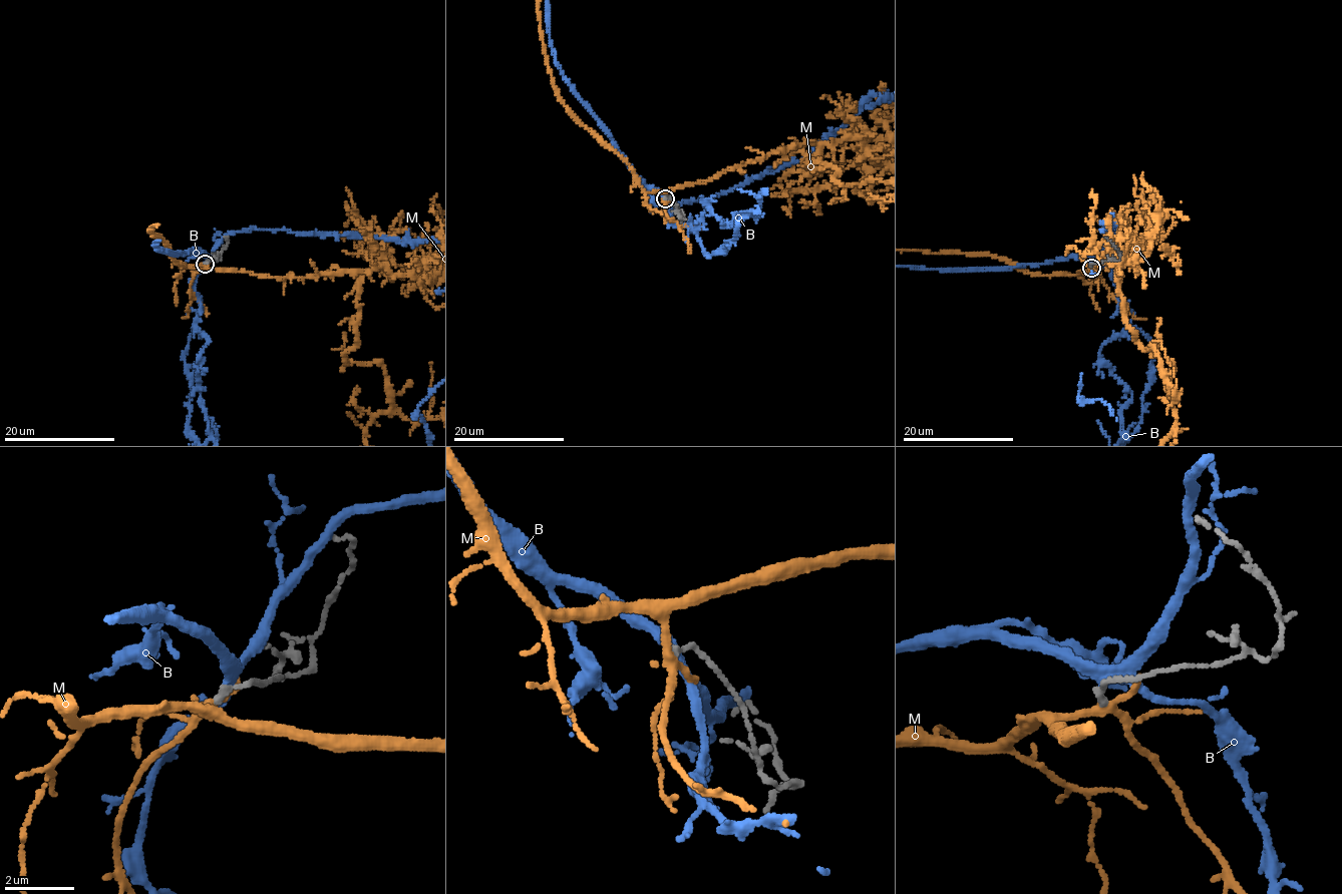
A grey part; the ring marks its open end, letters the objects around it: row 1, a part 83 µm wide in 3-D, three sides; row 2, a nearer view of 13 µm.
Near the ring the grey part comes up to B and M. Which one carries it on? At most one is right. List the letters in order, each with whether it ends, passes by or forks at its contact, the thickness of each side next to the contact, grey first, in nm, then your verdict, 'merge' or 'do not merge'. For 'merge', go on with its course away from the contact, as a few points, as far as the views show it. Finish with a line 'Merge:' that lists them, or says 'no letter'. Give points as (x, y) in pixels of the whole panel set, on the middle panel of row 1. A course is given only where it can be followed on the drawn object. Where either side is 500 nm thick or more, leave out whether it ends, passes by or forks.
B: it forks; calibres 200 and 280 nm; do not merge
M: it forks; calibres 180 and 220 nm; do not merge
Merge: no letter

